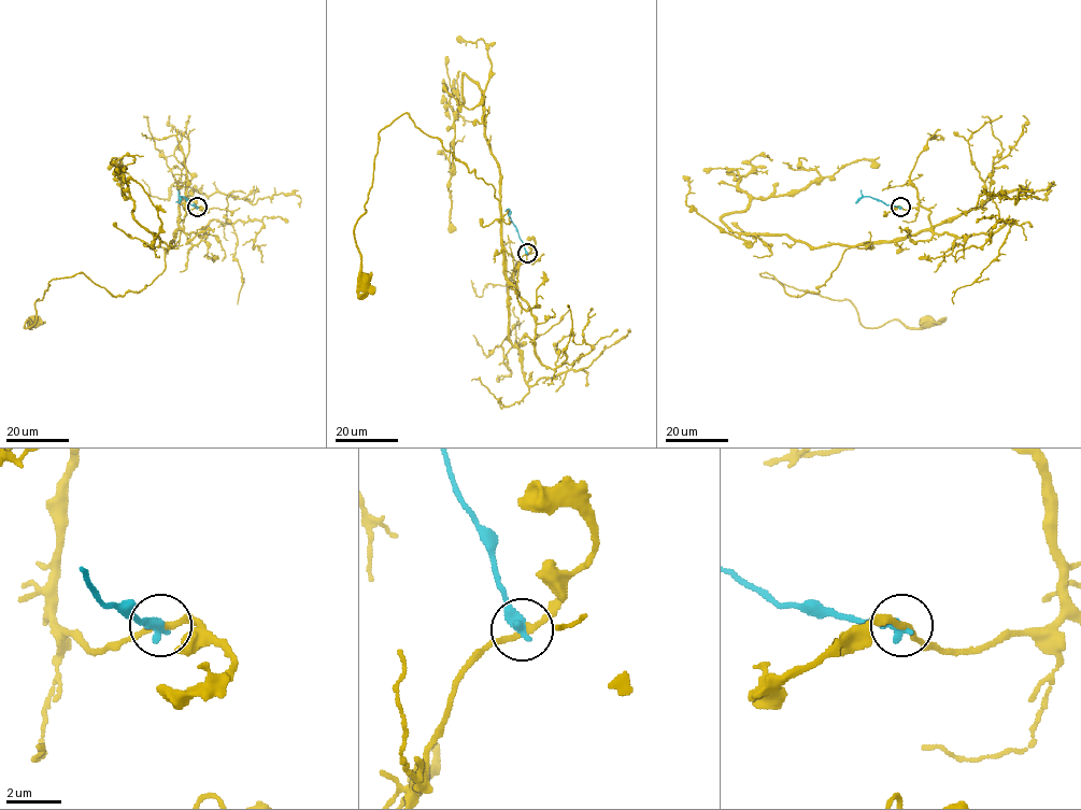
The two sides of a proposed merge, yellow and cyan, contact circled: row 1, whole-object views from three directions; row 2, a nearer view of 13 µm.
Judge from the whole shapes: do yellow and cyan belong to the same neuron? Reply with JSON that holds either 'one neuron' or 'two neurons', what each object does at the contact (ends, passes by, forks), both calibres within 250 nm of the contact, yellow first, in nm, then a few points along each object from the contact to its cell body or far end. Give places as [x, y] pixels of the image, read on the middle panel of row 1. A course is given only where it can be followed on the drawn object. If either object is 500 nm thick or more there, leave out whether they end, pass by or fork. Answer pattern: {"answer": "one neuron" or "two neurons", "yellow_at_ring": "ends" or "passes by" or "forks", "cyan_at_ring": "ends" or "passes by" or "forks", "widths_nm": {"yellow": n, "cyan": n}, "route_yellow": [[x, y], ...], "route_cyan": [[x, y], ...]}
{"answer": "two neurons", "yellow_at_ring": "passes by", "cyan_at_ring": "ends", "widths_nm": {"yellow": 200, "cyan": 460}, "route_yellow": [[527, 254], [513, 284], [494, 186], [406, 113], [379, 133], [365, 213], [354, 228], [365, 280]], "route_cyan": [[527, 254], [510, 211], [505, 211]]}

